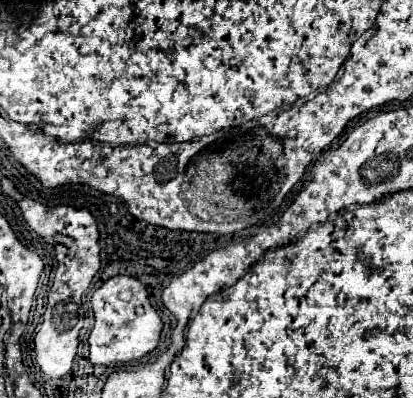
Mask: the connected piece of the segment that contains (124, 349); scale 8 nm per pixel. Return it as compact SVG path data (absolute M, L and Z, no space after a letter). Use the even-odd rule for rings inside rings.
M115 275L107 279L93 293L91 305L95 325L89 335L89 361L93 365L109 365L139 359L157 347L163 323L157 311L151 307L149 293L139 279L127 275Z

